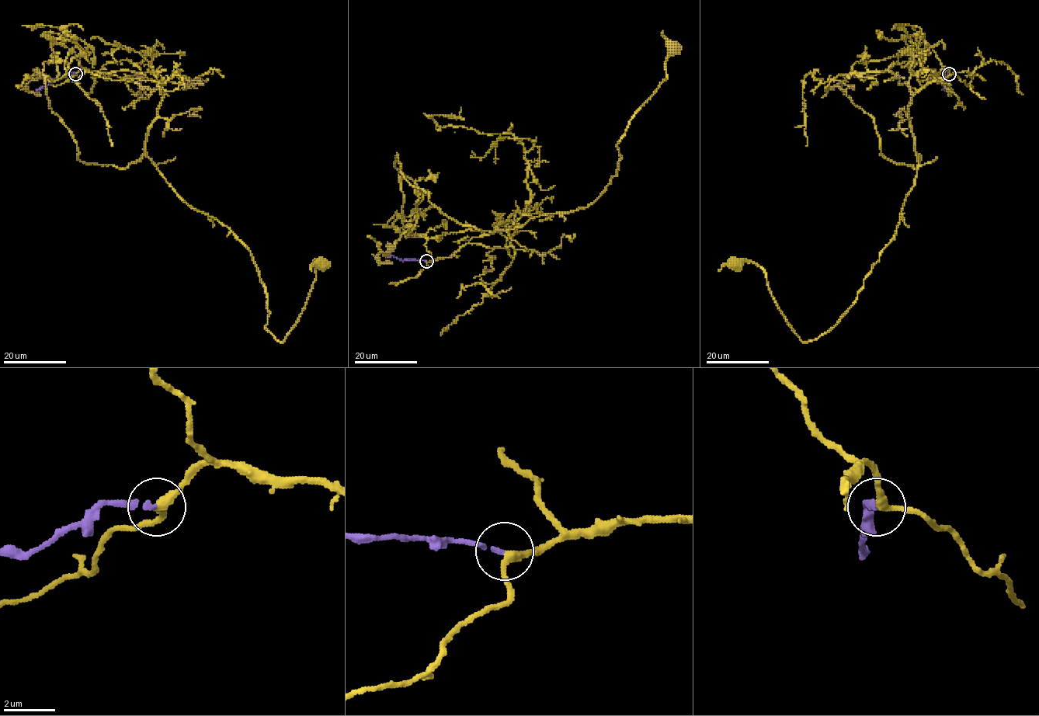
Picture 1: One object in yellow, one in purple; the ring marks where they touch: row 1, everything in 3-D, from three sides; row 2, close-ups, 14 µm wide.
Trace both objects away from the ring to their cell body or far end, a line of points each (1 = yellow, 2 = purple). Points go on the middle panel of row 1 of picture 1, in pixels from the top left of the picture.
1: (427, 262), (467, 244), (506, 248), (515, 226), (504, 221), (497, 227), (589, 205), (674, 49)
2: (427, 262), (401, 260), (393, 256), (387, 258)

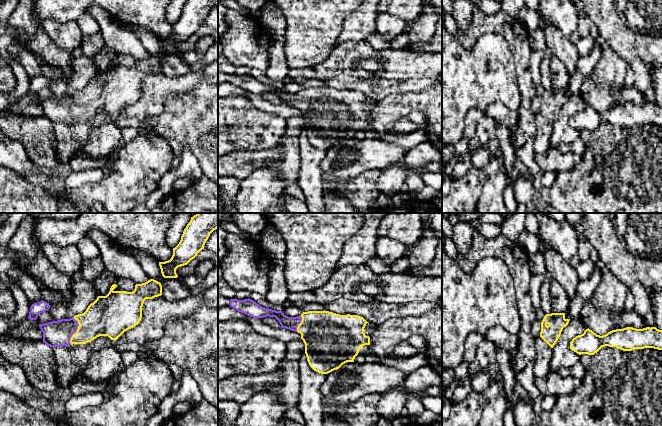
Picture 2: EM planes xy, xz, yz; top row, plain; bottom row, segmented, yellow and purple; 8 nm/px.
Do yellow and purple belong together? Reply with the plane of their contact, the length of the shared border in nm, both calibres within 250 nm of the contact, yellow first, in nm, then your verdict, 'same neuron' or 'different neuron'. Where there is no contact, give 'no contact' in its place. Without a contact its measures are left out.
contact in xy; length 220 nm; calibres 300 and 200 nm; same neuron

